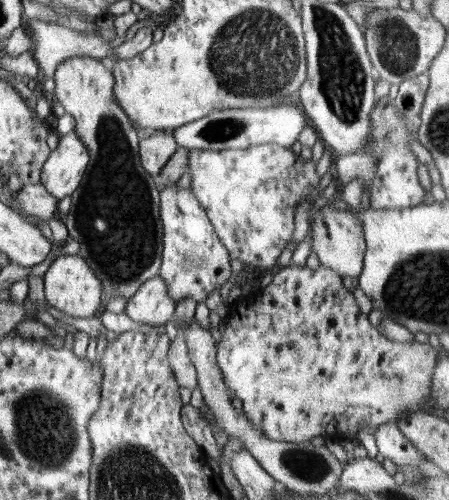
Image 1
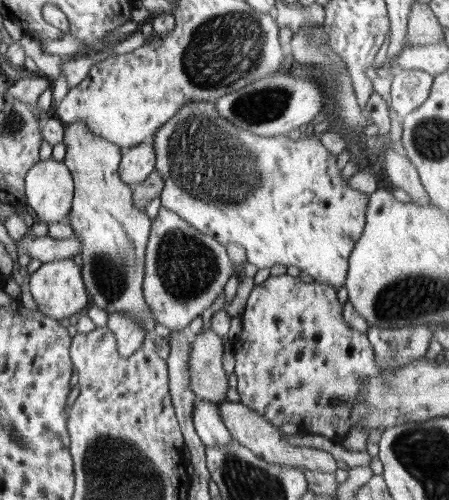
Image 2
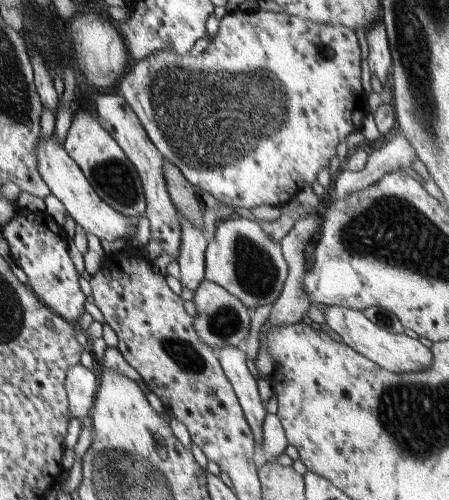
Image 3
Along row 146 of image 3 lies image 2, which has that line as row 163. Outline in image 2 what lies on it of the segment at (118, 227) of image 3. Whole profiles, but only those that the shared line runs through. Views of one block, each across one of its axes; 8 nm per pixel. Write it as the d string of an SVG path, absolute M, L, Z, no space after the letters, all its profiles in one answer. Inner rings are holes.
M54 157L39 160L26 173L26 202L38 214L38 223L64 222L71 209L73 194L73 176L65 161Z

